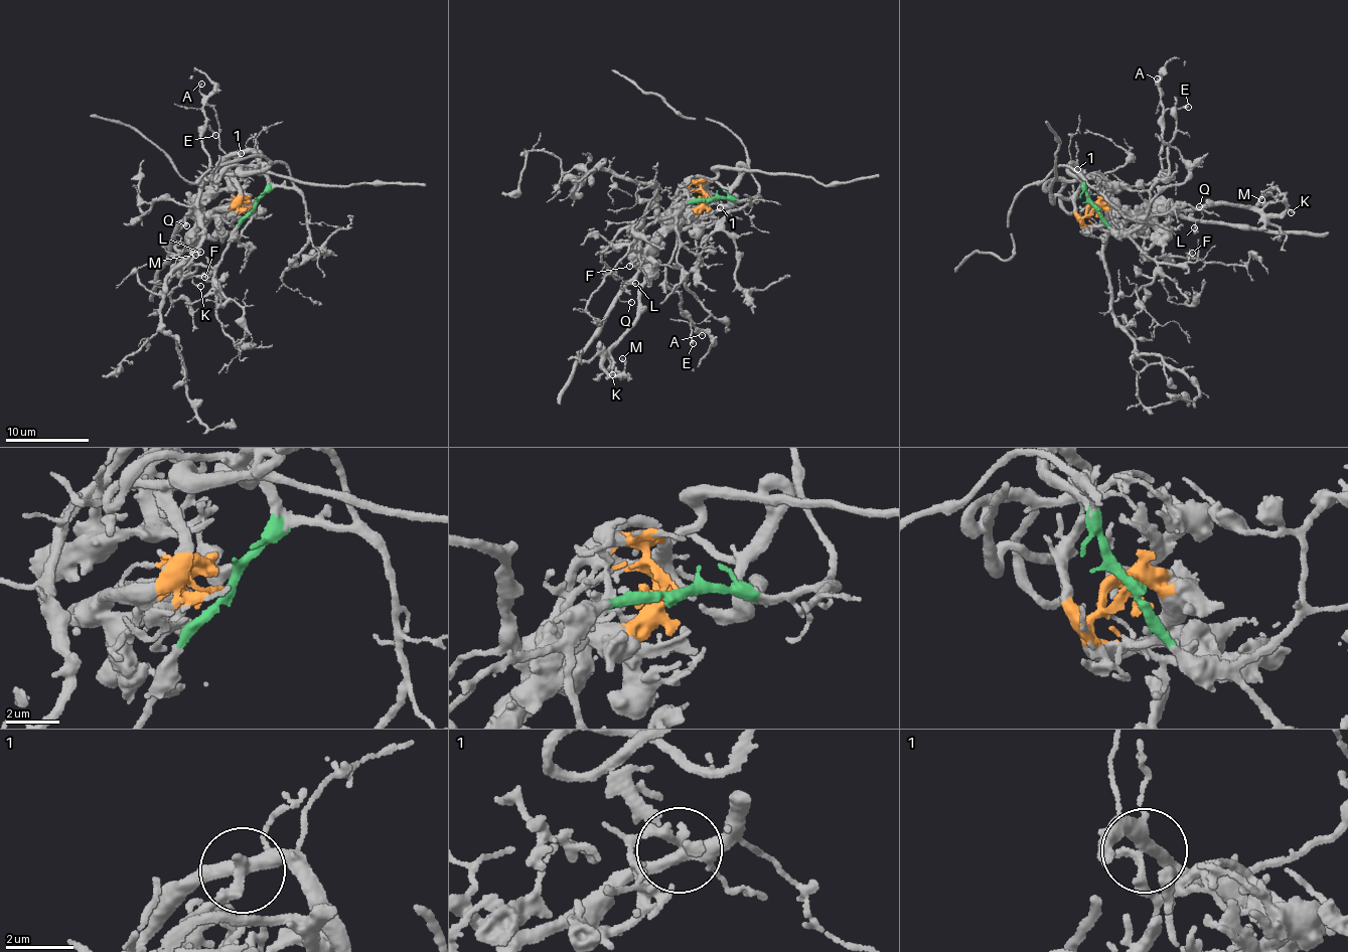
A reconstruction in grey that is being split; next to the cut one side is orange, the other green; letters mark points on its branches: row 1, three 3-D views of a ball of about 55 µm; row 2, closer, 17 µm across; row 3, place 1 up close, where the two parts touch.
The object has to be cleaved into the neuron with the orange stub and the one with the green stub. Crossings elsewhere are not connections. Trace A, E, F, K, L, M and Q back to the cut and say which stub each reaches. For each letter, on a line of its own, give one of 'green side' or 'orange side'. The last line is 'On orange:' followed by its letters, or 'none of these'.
A: green side
E: green side
F: green side
K: orange side
L: orange side
M: orange side
Q: orange side
On orange: K, L, M, Q

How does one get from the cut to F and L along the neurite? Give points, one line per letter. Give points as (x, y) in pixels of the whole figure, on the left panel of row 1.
F: (253, 206), (243, 215), (215, 272), (221, 292), (204, 277)
L: (251, 206), (243, 202), (207, 216), (186, 218), (177, 231), (184, 247), (195, 255), (200, 251)

